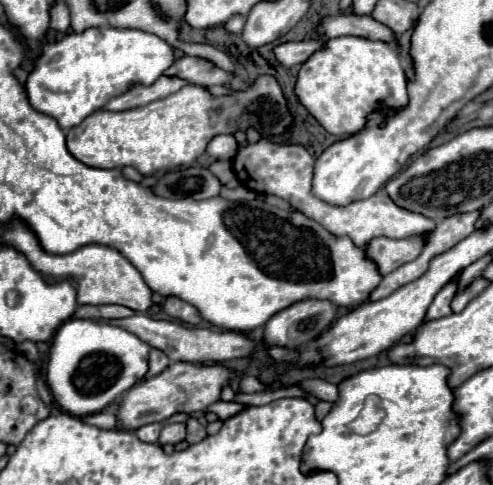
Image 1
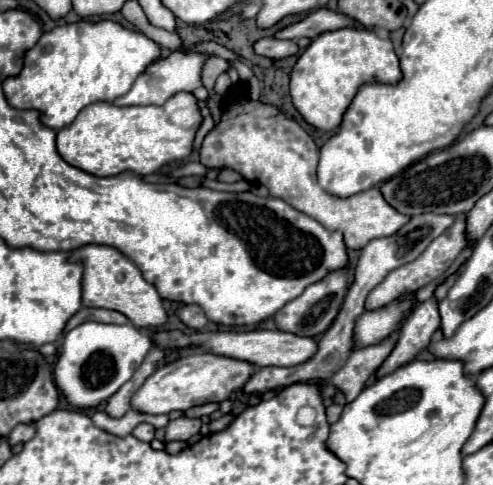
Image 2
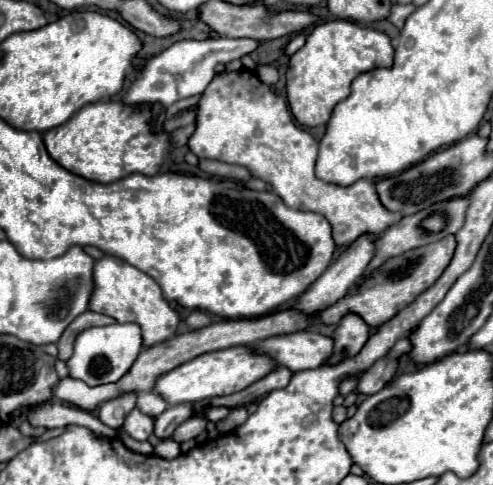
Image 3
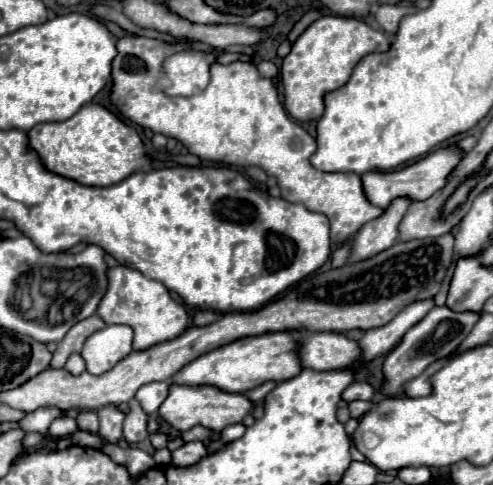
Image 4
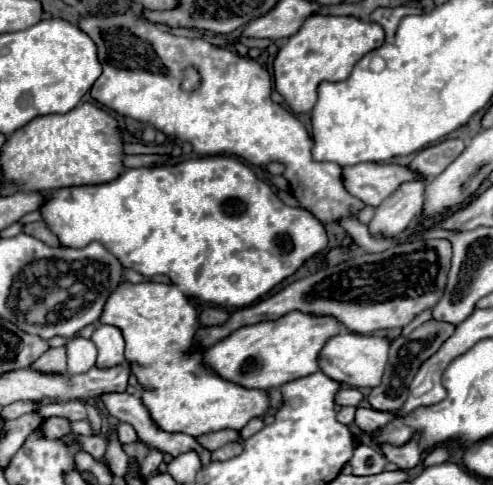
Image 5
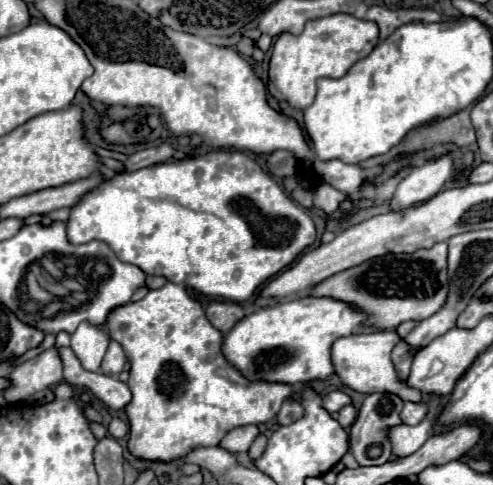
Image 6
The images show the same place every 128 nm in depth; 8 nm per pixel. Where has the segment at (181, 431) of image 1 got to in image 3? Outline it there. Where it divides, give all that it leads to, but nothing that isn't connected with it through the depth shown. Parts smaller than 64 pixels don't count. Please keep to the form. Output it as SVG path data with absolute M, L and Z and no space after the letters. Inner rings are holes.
M194 416L194 418L188 418L184 424L180 424L180 426L174 430L172 440L176 440L176 442L186 442L186 440L196 438L196 436L202 434L204 430L206 430L206 420Z

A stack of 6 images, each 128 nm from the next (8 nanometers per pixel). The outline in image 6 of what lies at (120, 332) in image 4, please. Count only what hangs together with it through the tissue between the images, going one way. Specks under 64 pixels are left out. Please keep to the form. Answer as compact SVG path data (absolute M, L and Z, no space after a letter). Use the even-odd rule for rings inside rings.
M110 342L108 350L106 350L106 356L102 360L102 366L100 366L100 372L102 374L108 374L108 376L114 376L114 374L120 374L124 370L124 364L126 364L126 354L122 350L122 346L118 342Z

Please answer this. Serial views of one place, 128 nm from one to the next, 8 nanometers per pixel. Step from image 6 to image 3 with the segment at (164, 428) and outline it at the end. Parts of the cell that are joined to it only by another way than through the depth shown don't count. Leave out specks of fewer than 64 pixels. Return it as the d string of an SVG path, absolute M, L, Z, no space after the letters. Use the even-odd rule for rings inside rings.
M104 256L102 260L98 260L94 264L94 286L96 288L90 298L90 310L112 316L116 322L126 320L126 322L138 324L142 328L142 346L144 348L160 344L176 334L180 314L174 308L170 308L170 304L162 296L160 286L146 272L140 272L138 268L134 268L132 264L128 264L124 260ZM208 404L208 408L204 408L204 418L218 424L220 420L224 420L228 414L230 414L232 408L224 408L224 406L212 406Z

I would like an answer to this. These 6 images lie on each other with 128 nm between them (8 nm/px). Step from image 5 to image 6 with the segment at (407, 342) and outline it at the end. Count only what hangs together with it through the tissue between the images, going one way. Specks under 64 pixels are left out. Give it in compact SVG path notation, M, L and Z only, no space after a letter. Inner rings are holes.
M398 342L392 350L392 360L396 364L396 370L400 374L400 378L408 378L410 374L410 366L412 366L412 356L416 354L416 350L410 350L410 346L406 342ZM368 394L356 422L350 428L350 452L358 460L360 466L378 466L390 460L392 456L392 444L388 444L388 430L398 426L400 412L404 402L394 394Z

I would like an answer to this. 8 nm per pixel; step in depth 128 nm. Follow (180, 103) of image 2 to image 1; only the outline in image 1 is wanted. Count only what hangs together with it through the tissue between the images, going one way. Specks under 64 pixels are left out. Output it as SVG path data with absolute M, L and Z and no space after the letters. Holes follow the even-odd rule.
M260 76L246 92L238 92L234 96L220 96L220 98L210 98L208 90L202 86L186 84L178 92L150 102L148 106L142 108L132 108L124 112L108 112L108 110L96 110L88 118L84 118L78 126L70 128L66 134L66 146L68 152L80 160L82 164L88 164L92 168L124 168L124 166L134 166L138 172L144 176L154 174L164 168L178 168L178 166L190 166L206 148L208 140L216 134L232 134L238 126L246 130L248 124L254 124L262 136L276 138L278 134L284 132L284 128L290 124L292 116L286 108L286 100L282 96L282 90L278 82L272 76Z

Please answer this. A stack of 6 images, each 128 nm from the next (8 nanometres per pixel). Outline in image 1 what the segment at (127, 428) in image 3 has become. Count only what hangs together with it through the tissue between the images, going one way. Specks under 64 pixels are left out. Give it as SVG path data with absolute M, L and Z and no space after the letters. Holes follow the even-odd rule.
M146 424L146 426L138 428L134 434L136 434L142 442L158 442L160 430L162 430L162 424Z

